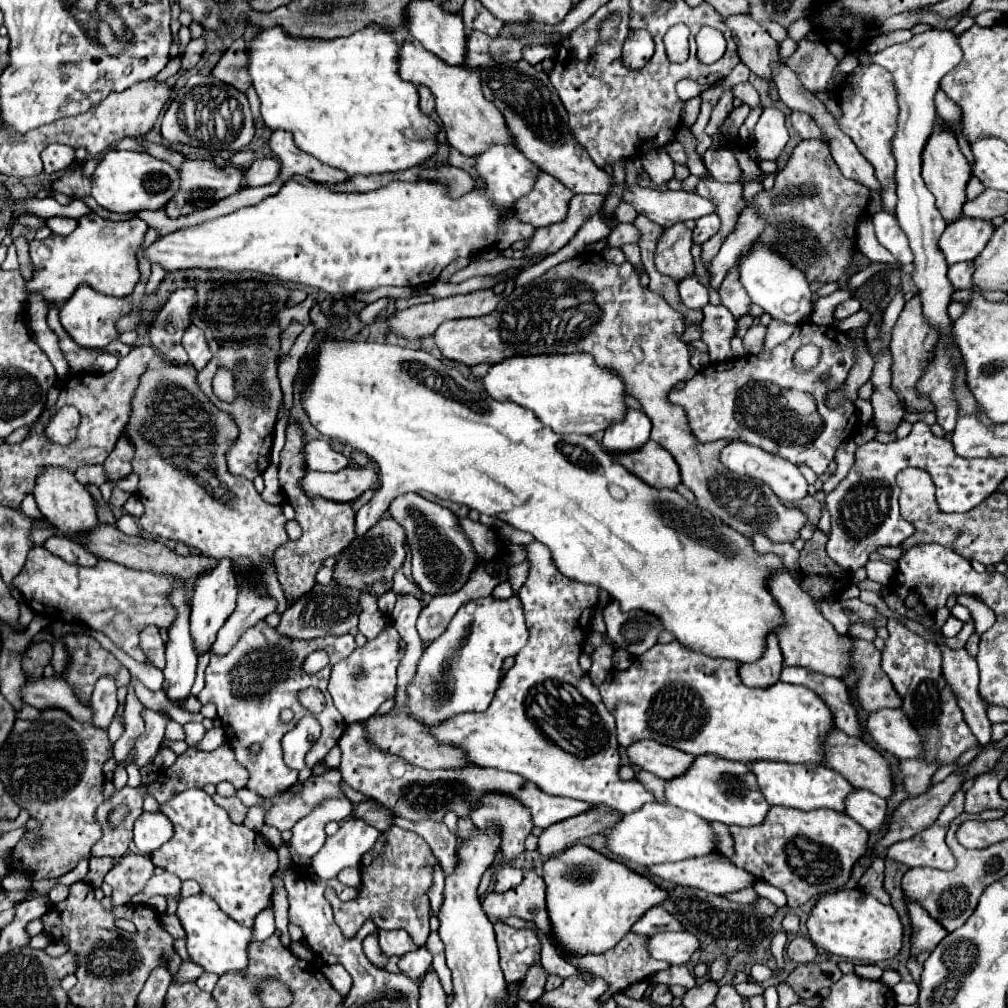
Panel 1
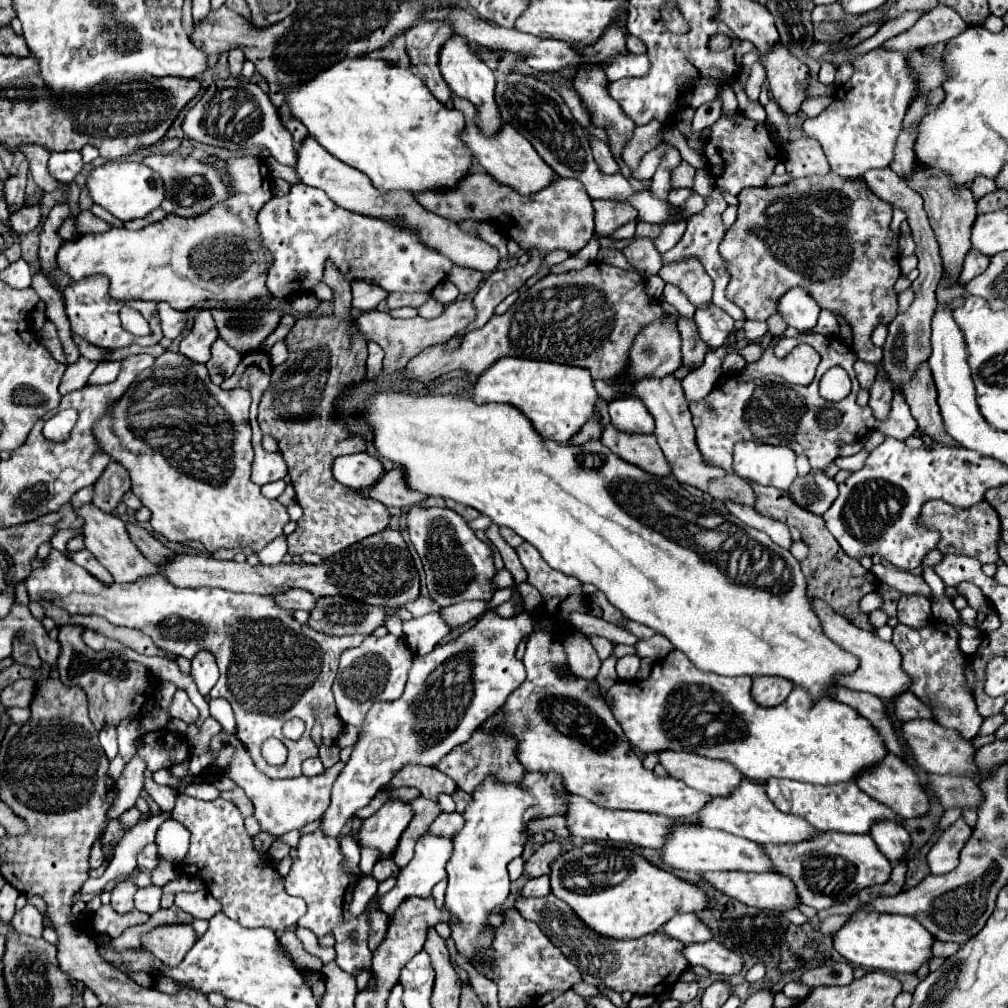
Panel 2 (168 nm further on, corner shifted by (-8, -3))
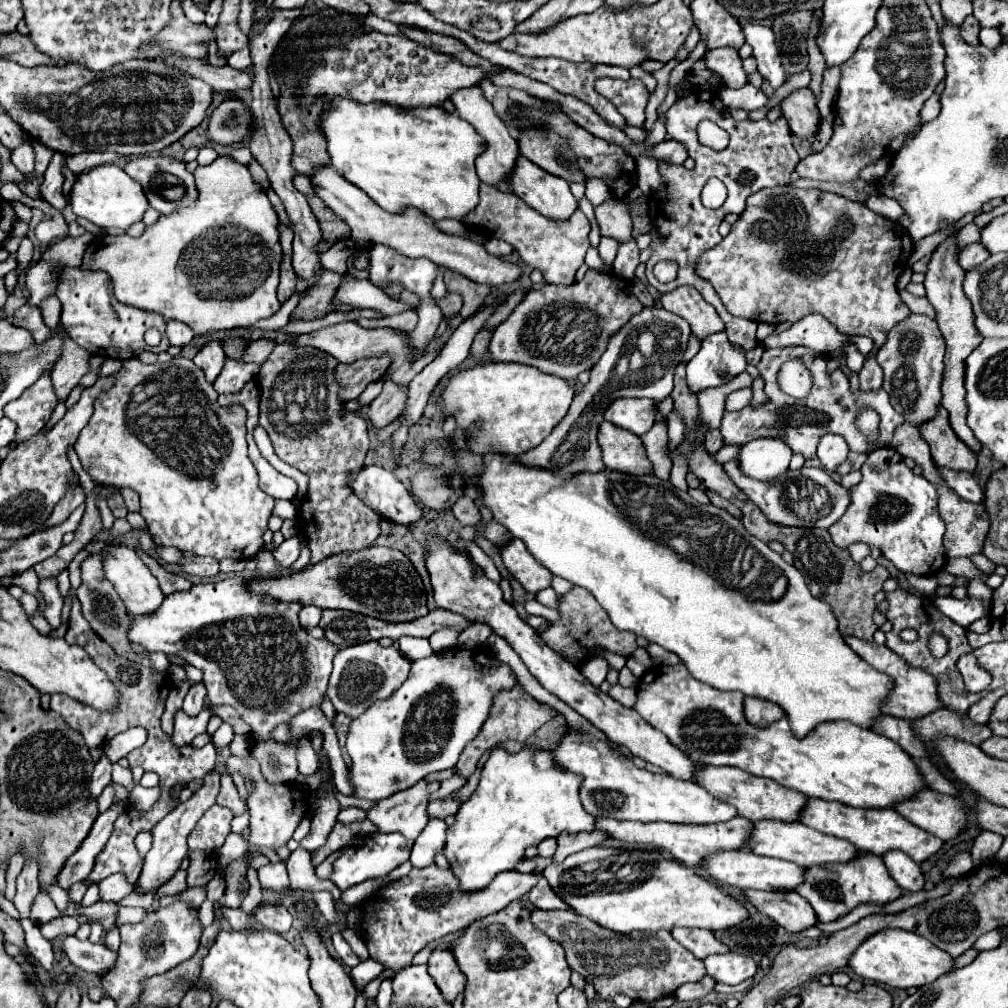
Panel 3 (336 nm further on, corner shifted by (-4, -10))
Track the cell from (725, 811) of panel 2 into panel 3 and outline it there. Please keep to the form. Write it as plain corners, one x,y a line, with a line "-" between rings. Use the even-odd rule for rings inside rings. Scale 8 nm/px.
780,819
752,821
752,829
748,831
748,837
746,837
746,847
756,855
786,859
786,861
792,861
802,867
824,865
824,863
844,863
858,853
858,849
852,847
852,843
848,843
844,839
836,839
832,835
814,831
800,821
788,823
788,821
780,821

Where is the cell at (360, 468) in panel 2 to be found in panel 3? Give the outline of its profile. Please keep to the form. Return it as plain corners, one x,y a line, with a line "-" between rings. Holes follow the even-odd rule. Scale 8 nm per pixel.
362,467
360,471
352,471
348,475
348,487
352,489
352,493
364,503
368,505
372,511
376,511
380,517
396,523
396,525
410,525
414,523
422,511
420,511
420,503
410,495
410,491
386,469
382,467

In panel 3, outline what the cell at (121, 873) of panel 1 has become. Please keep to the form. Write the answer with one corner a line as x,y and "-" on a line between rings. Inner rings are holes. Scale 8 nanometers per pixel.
100,899
94,905
84,907
82,915
86,915
88,919
98,919
104,925
104,929
110,929
116,923
118,909
120,909
120,903
112,903
112,901
102,901

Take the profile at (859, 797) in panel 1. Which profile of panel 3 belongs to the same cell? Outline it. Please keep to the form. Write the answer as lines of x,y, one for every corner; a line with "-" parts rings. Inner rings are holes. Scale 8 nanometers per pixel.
892,849
892,851
882,855
882,861
886,863
886,869
888,869
890,877
902,889
908,889
908,891
920,891
922,889
922,885
924,885
922,871
920,871
918,863
908,859
908,855
904,851

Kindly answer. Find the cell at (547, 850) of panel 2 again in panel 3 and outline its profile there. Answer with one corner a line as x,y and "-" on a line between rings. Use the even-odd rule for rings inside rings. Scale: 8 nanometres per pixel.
436,865
426,867
424,871
412,869
406,877
398,879
392,887
376,891
370,899
366,899
360,905
362,929
364,929
370,957
382,963
386,969
398,973
408,965
412,965
412,957
420,949
424,949
428,941
454,935
460,929
474,923
476,919
482,919
484,915
504,909
514,899
526,895
540,879
542,873
504,871
496,875
492,885
488,885
484,891
464,895
456,891
458,883
450,869
442,871

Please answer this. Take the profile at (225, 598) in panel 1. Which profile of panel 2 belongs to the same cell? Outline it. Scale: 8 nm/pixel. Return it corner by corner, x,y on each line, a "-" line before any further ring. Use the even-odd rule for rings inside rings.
200,650
196,658
192,660
192,674
190,674
198,686
198,692
202,696
208,696
208,692
214,688
218,680
218,666
210,652

